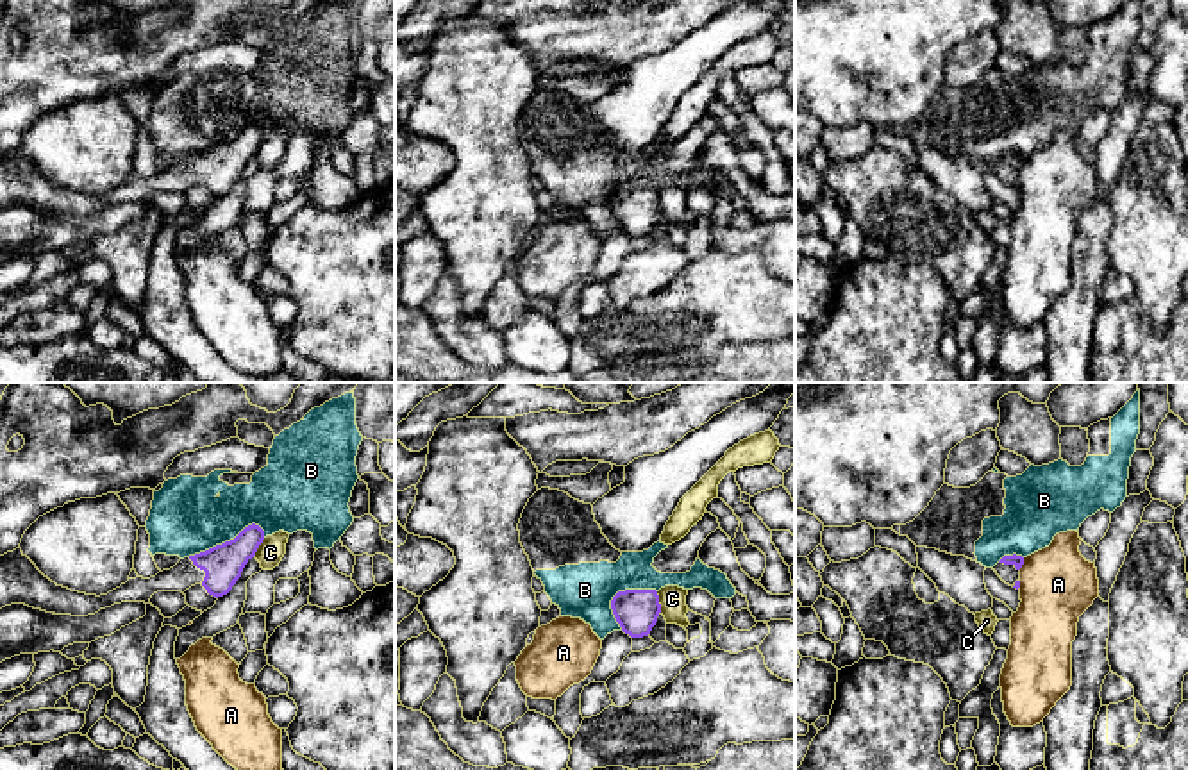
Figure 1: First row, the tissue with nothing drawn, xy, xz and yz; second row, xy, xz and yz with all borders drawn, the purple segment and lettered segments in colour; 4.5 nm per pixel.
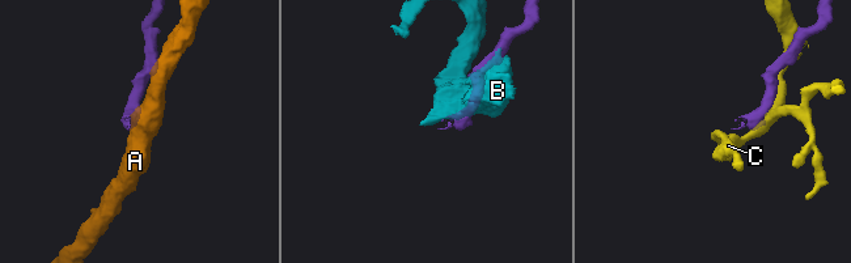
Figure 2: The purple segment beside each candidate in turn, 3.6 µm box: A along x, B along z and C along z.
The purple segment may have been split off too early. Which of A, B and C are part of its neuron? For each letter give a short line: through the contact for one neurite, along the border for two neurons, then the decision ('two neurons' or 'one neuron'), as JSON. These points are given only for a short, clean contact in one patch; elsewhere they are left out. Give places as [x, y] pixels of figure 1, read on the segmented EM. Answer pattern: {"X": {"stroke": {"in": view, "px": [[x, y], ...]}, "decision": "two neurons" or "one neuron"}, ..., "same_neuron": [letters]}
{"A": {"stroke": {"in": "yz", "px": [[1024, 558], [1019, 569]]}, "decision": "two neurons"}, "B": {"decision": "two neurons"}, "C": {"decision": "two neurons"}, "same_neuron": []}

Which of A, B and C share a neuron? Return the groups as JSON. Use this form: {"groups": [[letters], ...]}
{"groups": [["A"], ["B"], ["C"]]}

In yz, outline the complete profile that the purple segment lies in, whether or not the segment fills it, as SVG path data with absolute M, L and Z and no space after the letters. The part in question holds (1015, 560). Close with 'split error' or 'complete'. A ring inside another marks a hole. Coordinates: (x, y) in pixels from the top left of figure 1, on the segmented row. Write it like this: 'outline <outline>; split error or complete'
outline M1004 556L995 566L993 570L997 572L997 575L1009 586L1013 588L1020 588L1020 568L1024 565L1024 557L1022 556Z; split error

